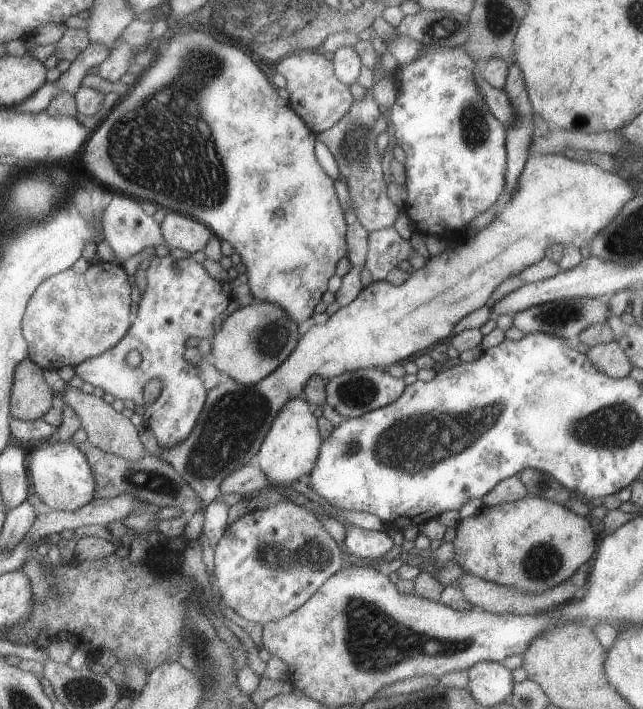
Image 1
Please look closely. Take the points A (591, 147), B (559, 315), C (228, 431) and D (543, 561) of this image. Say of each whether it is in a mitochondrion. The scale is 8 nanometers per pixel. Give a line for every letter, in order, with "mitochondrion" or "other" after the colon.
A: other
B: mitochondrion
C: mitochondrion
D: mitochondrion

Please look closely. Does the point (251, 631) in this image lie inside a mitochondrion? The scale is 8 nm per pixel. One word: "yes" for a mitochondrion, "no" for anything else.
no

